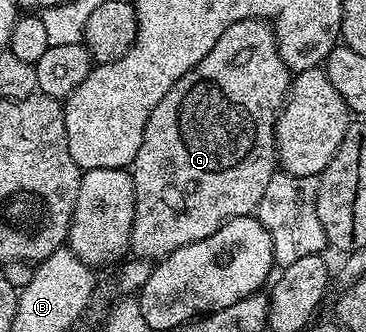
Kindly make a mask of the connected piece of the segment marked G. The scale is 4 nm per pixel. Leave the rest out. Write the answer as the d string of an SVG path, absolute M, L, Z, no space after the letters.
M249 18L224 28L220 40L216 40L216 44L212 44L212 52L208 52L208 56L204 56L204 60L200 60L200 64L196 64L187 74L180 76L180 80L176 80L176 84L172 84L172 88L166 93L164 100L160 100L160 104L156 104L156 108L152 108L152 116L148 116L142 143L132 163L134 219L132 220L130 250L133 257L151 260L167 258L169 254L176 252L176 248L184 248L184 244L196 244L196 240L204 240L204 236L212 236L212 232L216 232L216 228L220 228L228 220L245 218L255 213L260 204L260 198L264 194L264 188L268 187L268 182L276 173L274 125L278 119L278 113L282 111L282 105L286 102L286 96L290 93L291 81L292 71L284 64L284 60L280 60L273 25L260 18Z

